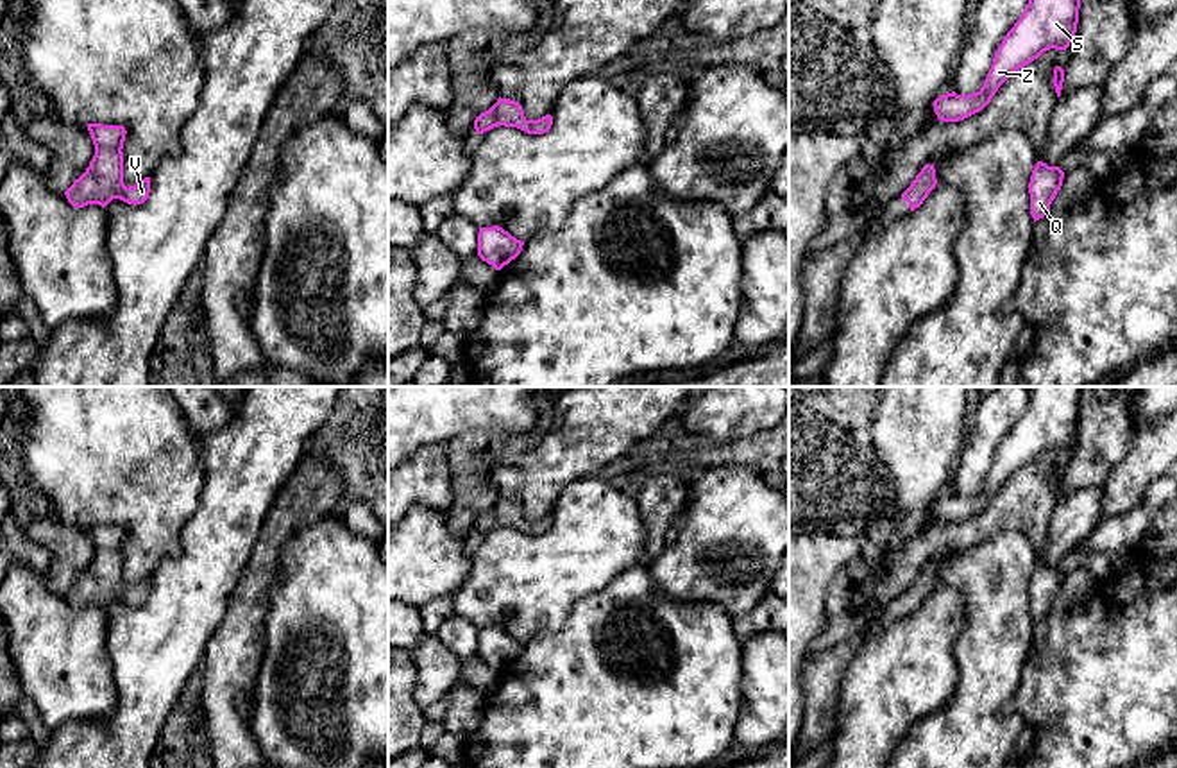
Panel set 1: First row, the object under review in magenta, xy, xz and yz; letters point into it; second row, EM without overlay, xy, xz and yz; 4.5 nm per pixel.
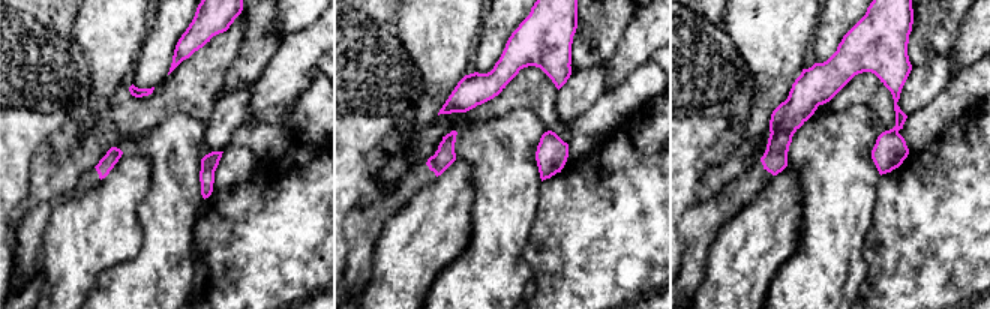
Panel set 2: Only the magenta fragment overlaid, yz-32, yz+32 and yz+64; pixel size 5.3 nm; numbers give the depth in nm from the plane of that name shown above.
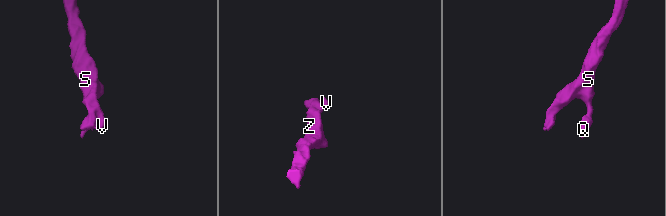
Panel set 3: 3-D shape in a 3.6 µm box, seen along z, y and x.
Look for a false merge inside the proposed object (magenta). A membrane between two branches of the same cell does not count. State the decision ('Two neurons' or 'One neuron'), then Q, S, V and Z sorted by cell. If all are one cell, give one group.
One neuron. Groups: Q S V Z

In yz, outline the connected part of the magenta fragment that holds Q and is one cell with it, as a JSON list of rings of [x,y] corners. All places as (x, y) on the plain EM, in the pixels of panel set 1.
[[[1043,562],[1036,564],[1029,584],[1030,616],[1034,623],[1050,614],[1050,605],[1061,591],[1063,580],[1064,573],[1059,567],[1048,567]]]

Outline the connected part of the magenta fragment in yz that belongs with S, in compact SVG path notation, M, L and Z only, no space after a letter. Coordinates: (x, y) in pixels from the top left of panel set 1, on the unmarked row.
M1032 387L1021 419L998 448L984 487L977 494L939 496L934 512L941 523L959 523L982 512L998 489L1043 453L1066 451L1077 433L1080 387Z

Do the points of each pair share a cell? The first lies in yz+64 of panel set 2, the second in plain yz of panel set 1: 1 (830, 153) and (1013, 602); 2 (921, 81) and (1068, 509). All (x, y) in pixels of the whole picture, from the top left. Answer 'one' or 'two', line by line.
1: one
2: one

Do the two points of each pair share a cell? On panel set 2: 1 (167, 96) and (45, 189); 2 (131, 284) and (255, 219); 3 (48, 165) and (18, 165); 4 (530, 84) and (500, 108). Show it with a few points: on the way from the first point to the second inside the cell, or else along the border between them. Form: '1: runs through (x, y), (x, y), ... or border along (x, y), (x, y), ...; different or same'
1: runs through (137, 116), (120, 126), (107, 128), (75, 159); same
2: border along (197, 224), (191, 245), (194, 261); different
3: border along (50, 135), (35, 152), (32, 191), (23, 200); different
4: runs through (522, 90), (507, 101); same

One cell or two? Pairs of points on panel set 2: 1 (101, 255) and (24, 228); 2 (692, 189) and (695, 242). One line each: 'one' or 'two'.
1: two
2: two

